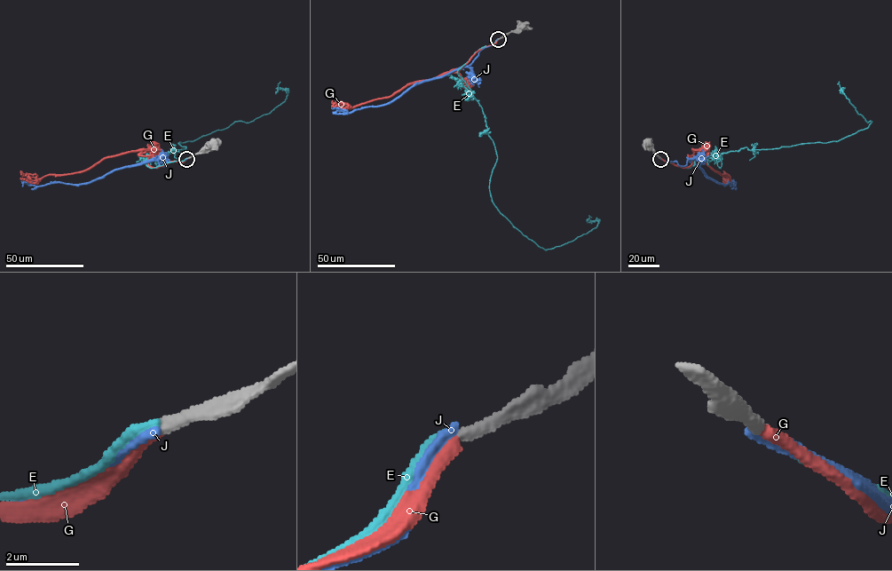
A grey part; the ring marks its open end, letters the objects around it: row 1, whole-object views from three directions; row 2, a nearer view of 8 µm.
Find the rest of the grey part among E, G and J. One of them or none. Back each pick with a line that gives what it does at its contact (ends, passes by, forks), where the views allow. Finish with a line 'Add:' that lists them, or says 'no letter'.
G: it ends
Add: G

